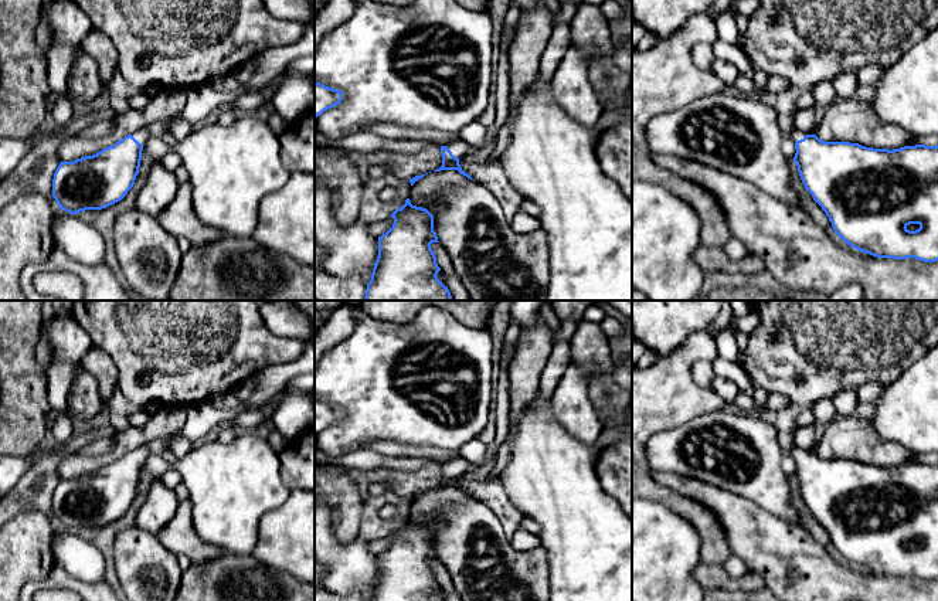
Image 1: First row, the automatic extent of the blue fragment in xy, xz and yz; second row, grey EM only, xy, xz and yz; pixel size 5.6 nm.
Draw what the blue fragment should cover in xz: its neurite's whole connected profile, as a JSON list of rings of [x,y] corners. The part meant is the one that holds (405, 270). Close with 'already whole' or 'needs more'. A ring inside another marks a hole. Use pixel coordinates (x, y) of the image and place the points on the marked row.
[[[407,198],[390,217],[394,224],[378,237],[378,257],[364,300],[452,300],[448,286],[436,276],[441,268],[431,249],[432,242],[439,242],[434,231],[434,215],[426,208],[412,206]]]; already whole

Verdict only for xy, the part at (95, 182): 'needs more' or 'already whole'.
needs more

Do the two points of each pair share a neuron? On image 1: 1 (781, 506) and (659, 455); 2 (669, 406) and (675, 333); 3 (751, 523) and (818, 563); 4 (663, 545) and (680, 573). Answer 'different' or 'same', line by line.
1: same
2: different
3: same
4: same

